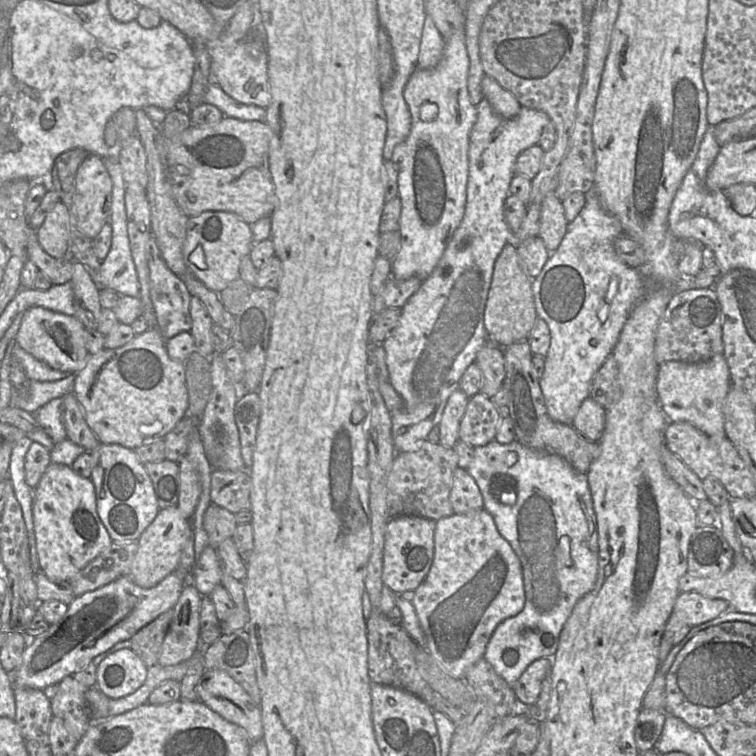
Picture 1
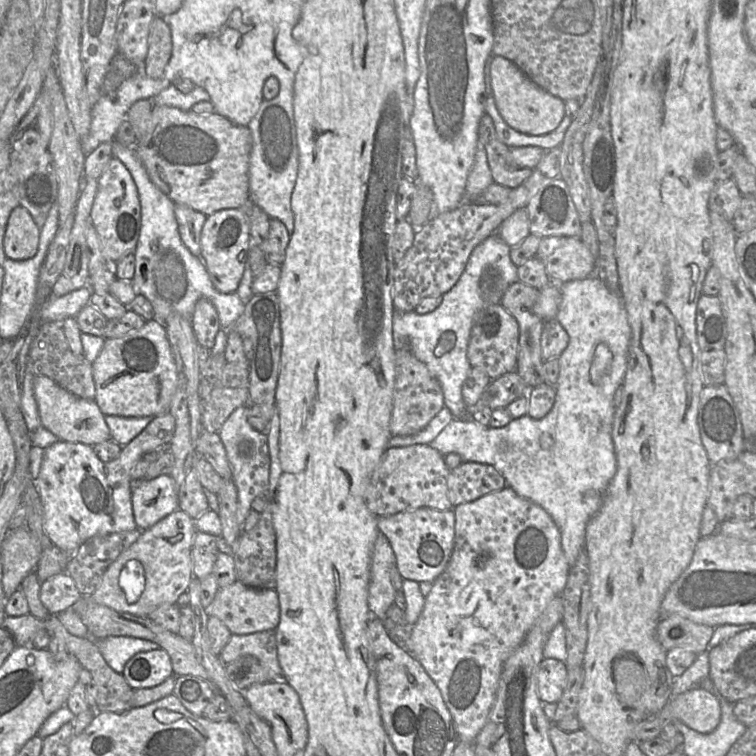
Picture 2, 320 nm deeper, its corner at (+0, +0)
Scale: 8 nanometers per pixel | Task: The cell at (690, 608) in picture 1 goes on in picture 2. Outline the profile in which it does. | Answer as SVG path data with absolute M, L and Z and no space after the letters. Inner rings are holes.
M672 614L660 619L656 636L666 651L686 648L698 655L708 651L714 629L711 626L695 623L682 615Z

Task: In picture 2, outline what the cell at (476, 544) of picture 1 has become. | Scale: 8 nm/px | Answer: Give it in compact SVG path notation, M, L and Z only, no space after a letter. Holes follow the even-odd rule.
M511 487L486 494L474 501L453 507L455 514L454 545L444 571L432 582L432 588L425 596L422 612L411 627L411 654L419 661L427 674L439 688L448 708L458 735L458 741L474 743L483 728L494 703L503 665L510 654L522 643L528 631L542 614L549 602L560 596L565 587L571 566L567 563L561 548L560 532L551 516L538 504L519 496Z

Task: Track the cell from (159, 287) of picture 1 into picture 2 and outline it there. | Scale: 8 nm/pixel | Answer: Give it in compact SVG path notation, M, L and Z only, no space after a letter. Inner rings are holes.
M201 298L196 302L190 323L199 345L211 349L221 326L217 311L208 299Z

